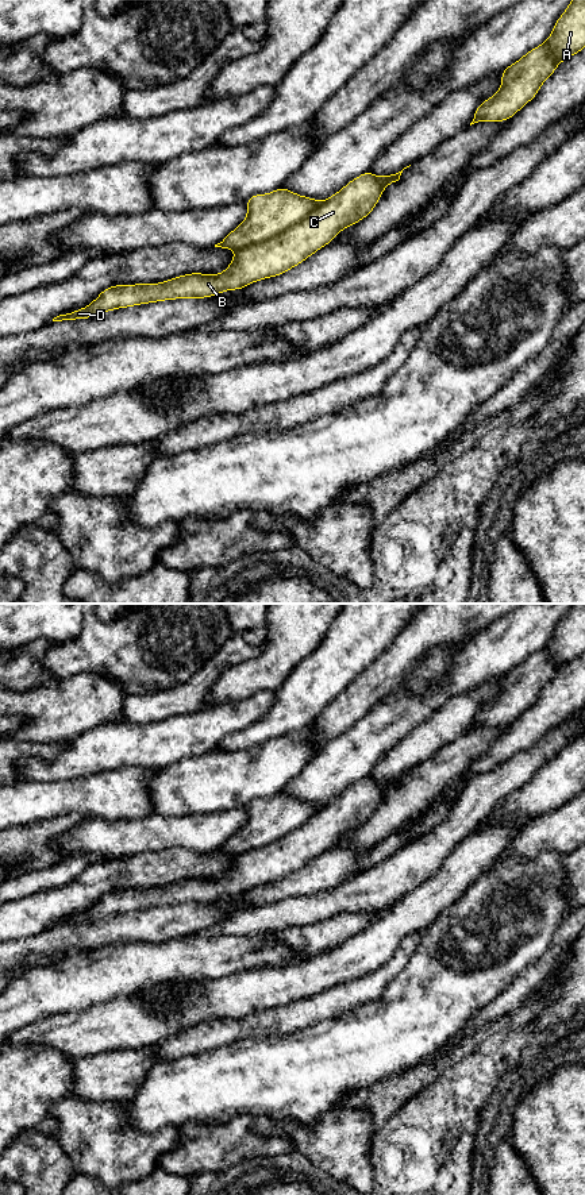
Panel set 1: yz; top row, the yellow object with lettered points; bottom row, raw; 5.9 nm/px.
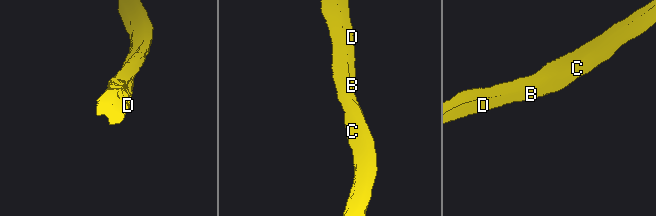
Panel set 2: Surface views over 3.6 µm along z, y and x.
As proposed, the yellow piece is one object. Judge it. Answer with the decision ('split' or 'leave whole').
split

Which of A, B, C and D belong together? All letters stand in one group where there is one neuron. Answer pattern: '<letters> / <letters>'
A / B C D

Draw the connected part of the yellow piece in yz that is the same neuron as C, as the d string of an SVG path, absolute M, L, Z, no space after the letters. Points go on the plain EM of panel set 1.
M366 776L358 780L281 840L239 853L222 879L190 878L159 888L115 890L104 894L88 911L59 920L53 926L91 924L112 914L155 906L212 902L277 882L332 847L342 834L366 822L384 794L399 786L401 778L377 782Z

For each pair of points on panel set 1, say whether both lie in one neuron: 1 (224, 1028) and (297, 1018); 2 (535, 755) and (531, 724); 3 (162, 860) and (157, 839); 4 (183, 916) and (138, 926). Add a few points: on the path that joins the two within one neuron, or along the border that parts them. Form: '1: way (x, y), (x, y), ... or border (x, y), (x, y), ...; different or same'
1: way (242, 1028), (280, 1021); same
2: border (558, 724), (527, 750), (507, 760); different
3: border (191, 848), (169, 847), (129, 856); different
4: way (172, 922), (149, 925); same

